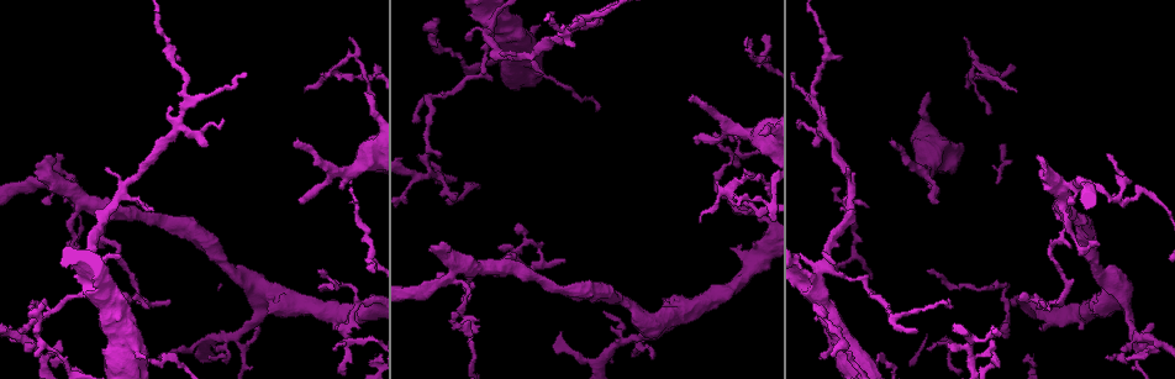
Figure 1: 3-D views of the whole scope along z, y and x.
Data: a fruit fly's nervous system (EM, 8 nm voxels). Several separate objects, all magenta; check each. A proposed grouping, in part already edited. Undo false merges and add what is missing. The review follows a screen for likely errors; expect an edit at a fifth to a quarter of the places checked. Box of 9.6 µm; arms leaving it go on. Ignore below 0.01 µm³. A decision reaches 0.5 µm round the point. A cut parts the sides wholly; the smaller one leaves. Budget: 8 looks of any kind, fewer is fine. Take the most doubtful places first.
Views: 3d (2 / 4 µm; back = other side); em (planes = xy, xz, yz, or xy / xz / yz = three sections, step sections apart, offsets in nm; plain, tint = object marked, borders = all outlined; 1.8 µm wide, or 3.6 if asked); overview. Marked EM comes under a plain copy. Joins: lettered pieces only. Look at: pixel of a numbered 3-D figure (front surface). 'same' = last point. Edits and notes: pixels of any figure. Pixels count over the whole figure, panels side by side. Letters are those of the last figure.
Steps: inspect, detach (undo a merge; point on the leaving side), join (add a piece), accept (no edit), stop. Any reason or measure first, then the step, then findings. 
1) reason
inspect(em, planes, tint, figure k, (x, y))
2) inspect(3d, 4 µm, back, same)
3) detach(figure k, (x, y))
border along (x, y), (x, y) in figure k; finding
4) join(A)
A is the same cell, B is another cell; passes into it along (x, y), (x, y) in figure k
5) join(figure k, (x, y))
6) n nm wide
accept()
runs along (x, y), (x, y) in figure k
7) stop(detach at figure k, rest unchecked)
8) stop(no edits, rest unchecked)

three arms meet
inspect(em, planes, tint, figure 1, (1114, 198))

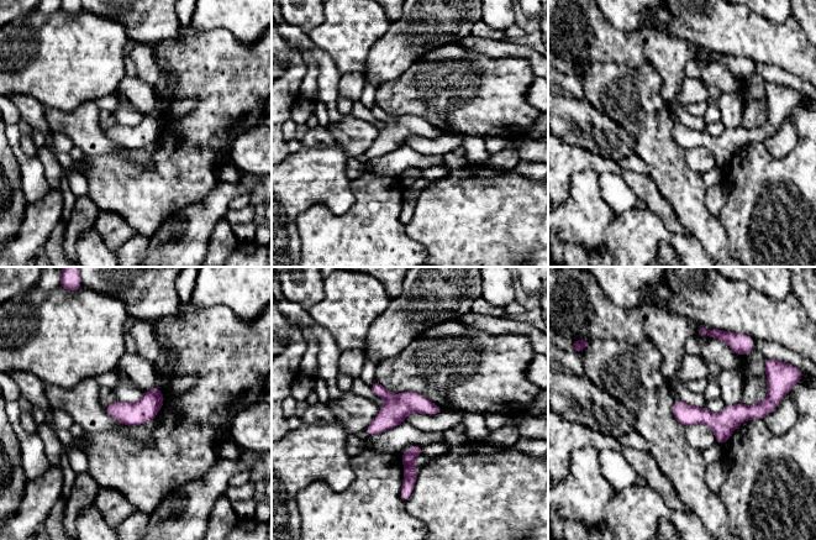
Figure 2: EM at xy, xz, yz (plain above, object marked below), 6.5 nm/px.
what lies round it
inspect(em, planes, borders, same)

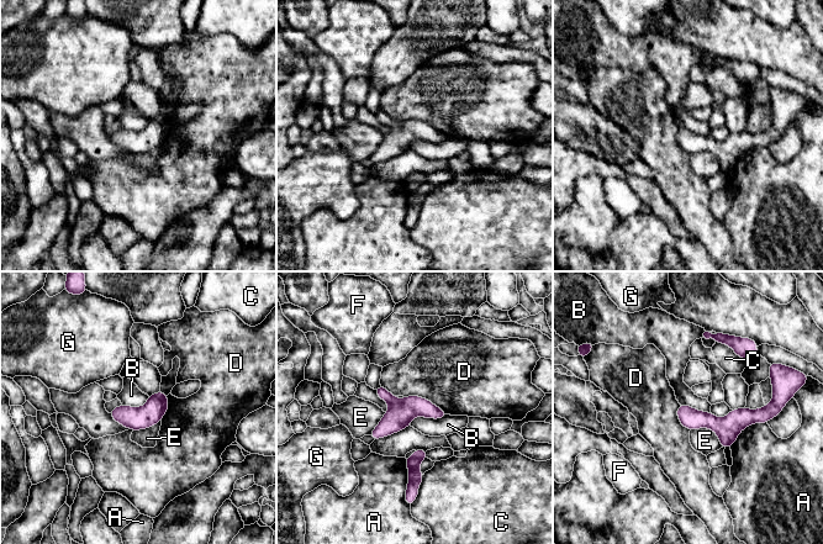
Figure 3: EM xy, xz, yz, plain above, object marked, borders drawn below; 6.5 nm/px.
D touches over 320 nm
accept()
A, B, C, D, E, F and G are other cells; runs along (680, 411), (712, 422), (765, 416) in figure 3; all the same neuron

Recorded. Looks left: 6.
four arms meet
inspect(3d, 4 µm, figure 1, (492, 22))

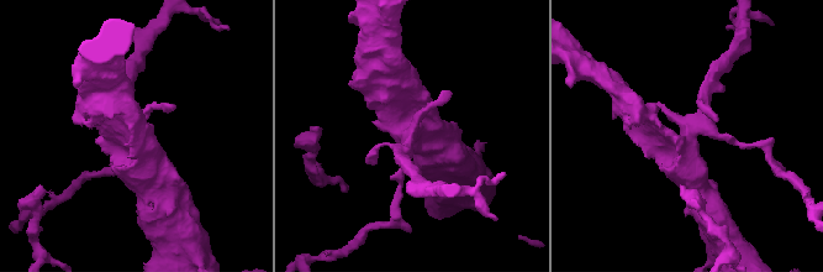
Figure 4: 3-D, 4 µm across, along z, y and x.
inspect(em, planes, borders, figure 4, (683, 144))

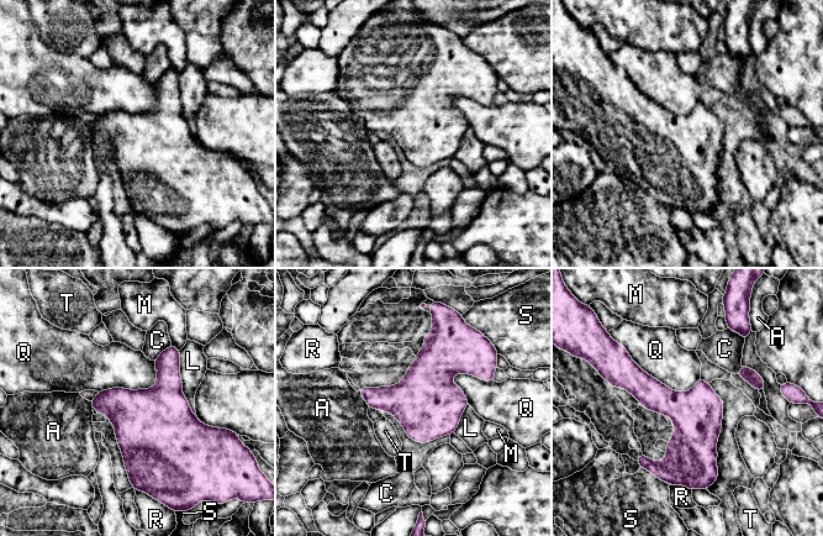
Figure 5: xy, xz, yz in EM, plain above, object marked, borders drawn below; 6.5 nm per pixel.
accept()
A, C, L, M, Q, R, S and T are other cells; border along (154, 361), (152, 387), (98, 392) in figure 5; continuous, no second neuron

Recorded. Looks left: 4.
stops while still wide
inspect(em, xy, step 4, tint, figure 1, (540, 26))

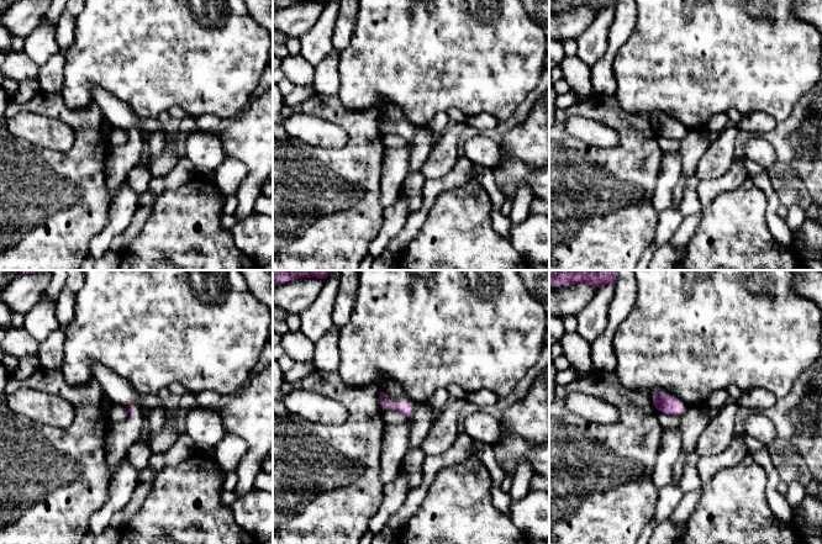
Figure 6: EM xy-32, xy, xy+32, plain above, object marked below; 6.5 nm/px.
cut it another way
inspect(em, planes, borders, same)

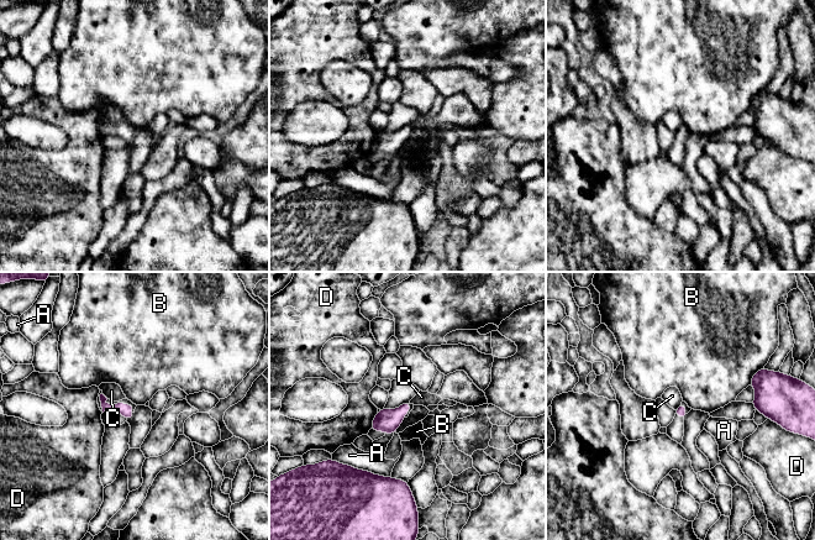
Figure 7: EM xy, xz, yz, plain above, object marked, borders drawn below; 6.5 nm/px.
accept()
A, B, C and D are other cells; border along (760, 368), (748, 384) in figure 7; none of them fits

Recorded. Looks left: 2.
an open end
inspect(em, yz, step 8, borders, figure 1, (294, 143))

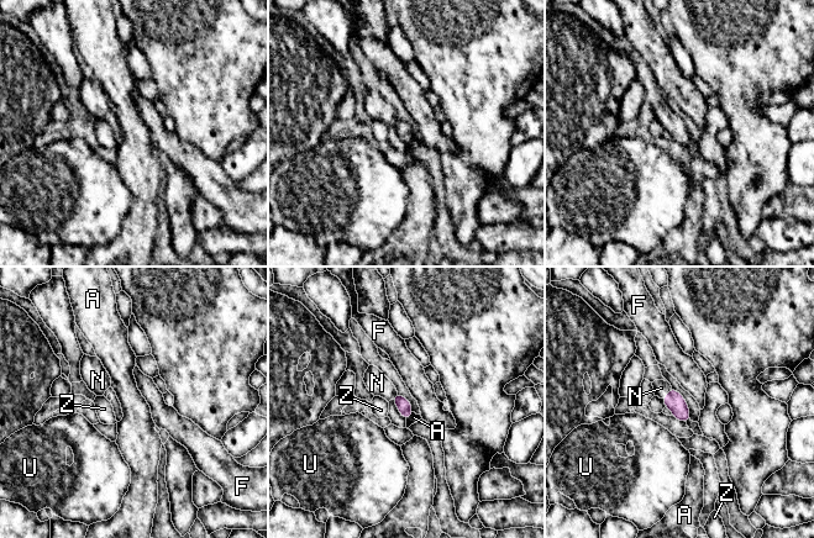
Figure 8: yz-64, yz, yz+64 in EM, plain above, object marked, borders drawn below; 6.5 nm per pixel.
join(N)
N is the same cell, A, F, U and Z are other cells; passes into it along (675, 401), (668, 394), (661, 388) in figure 8; it goes on there

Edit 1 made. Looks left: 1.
stop(join at figure 8, rest unchecked)

